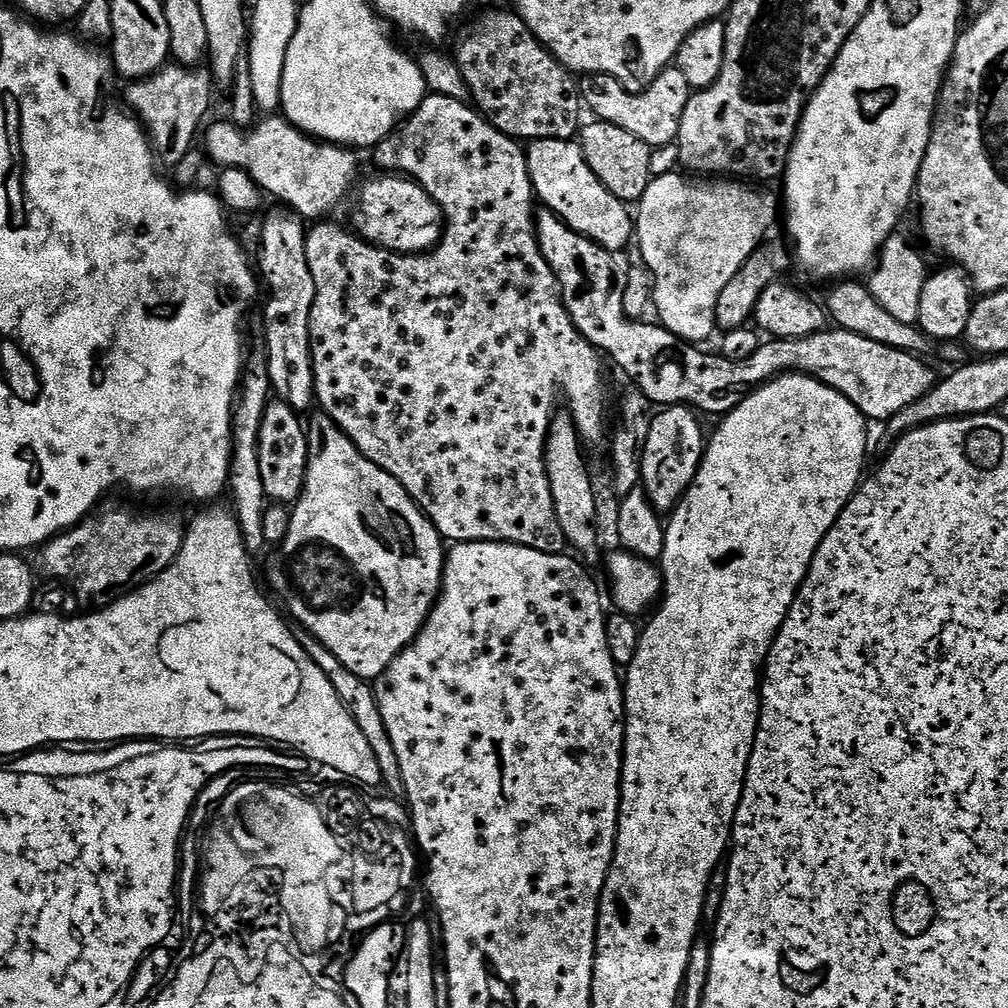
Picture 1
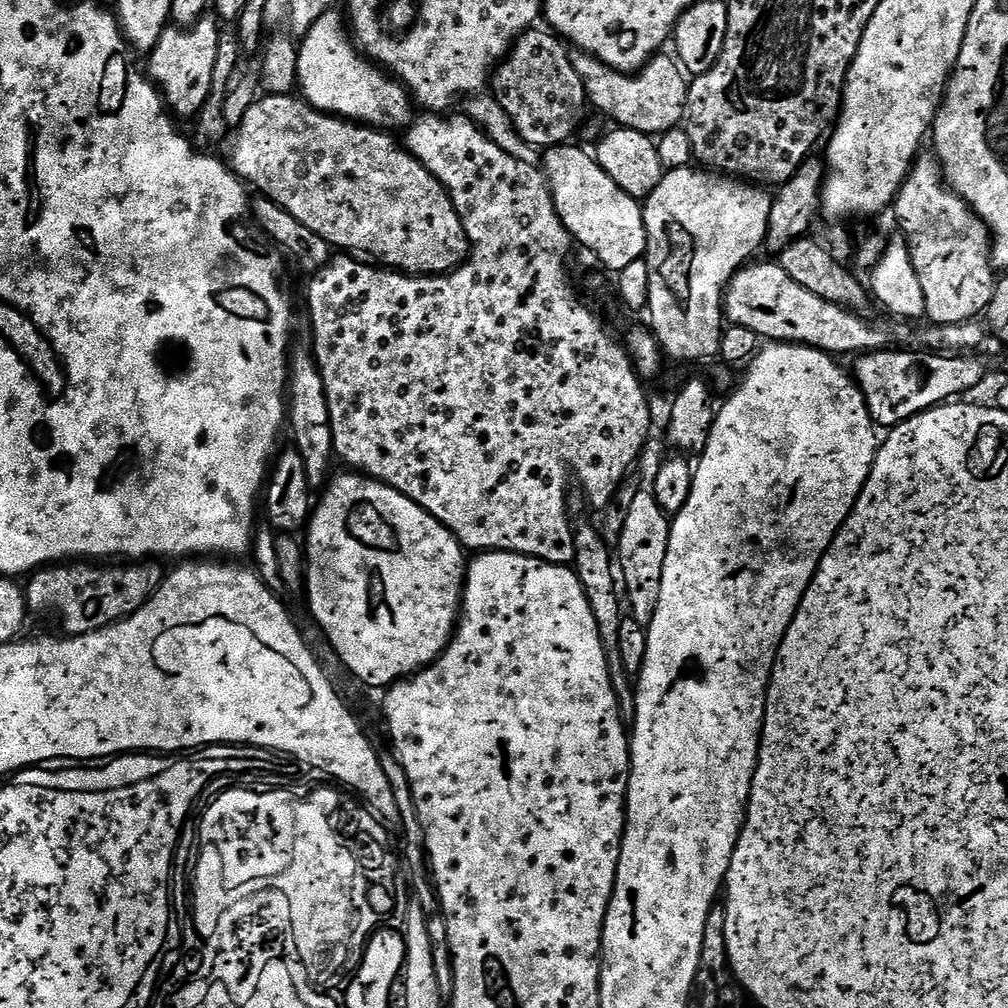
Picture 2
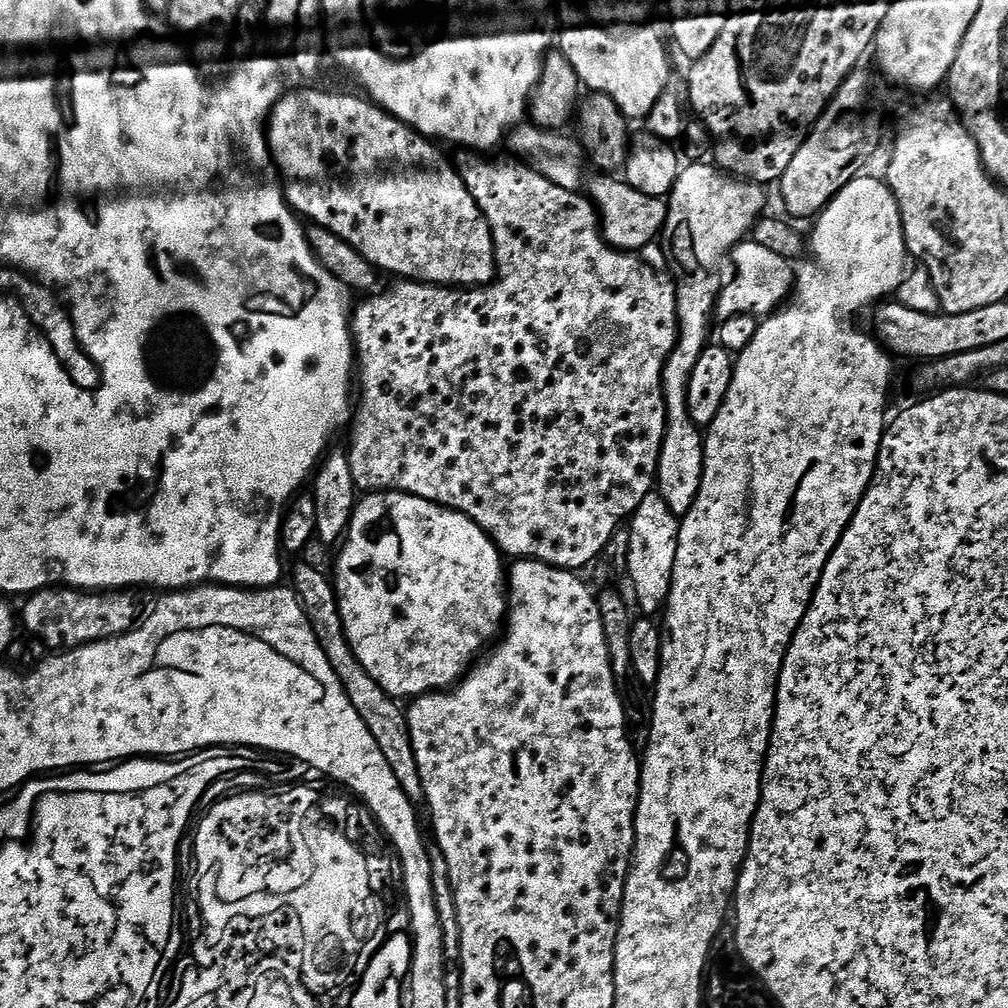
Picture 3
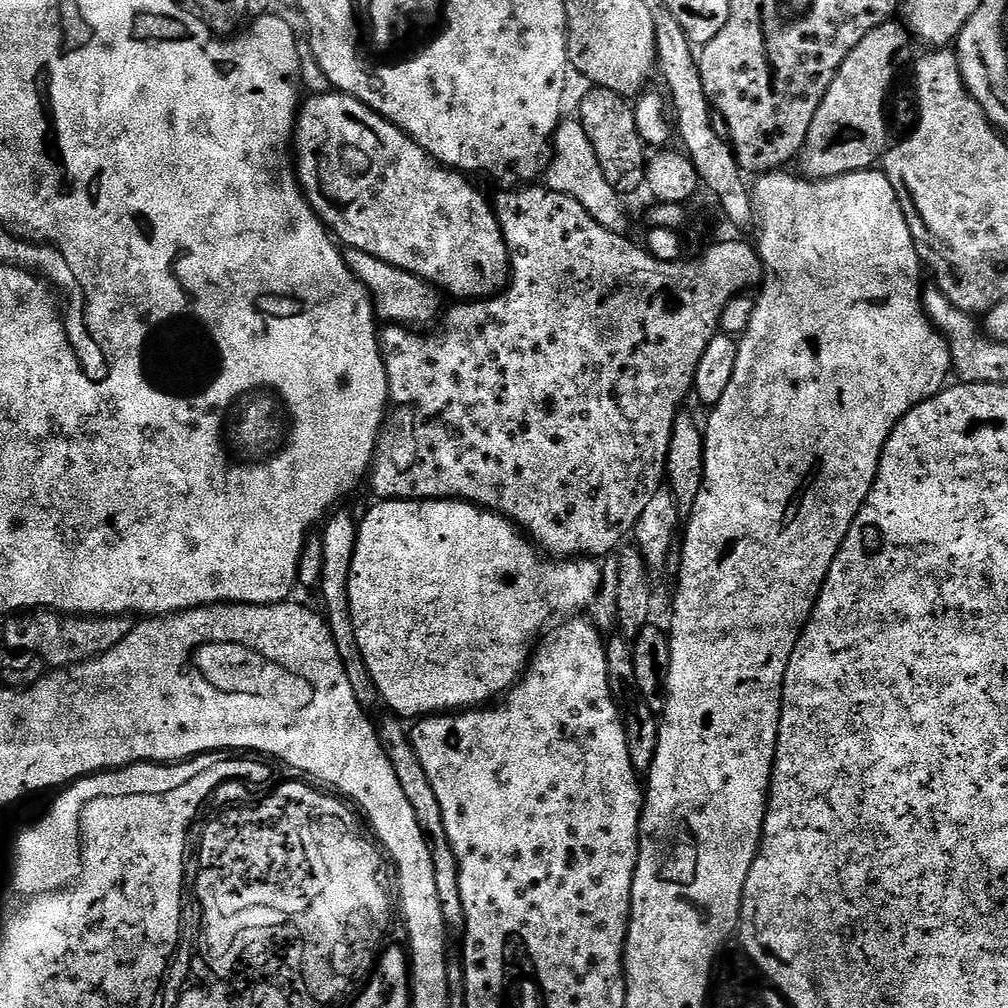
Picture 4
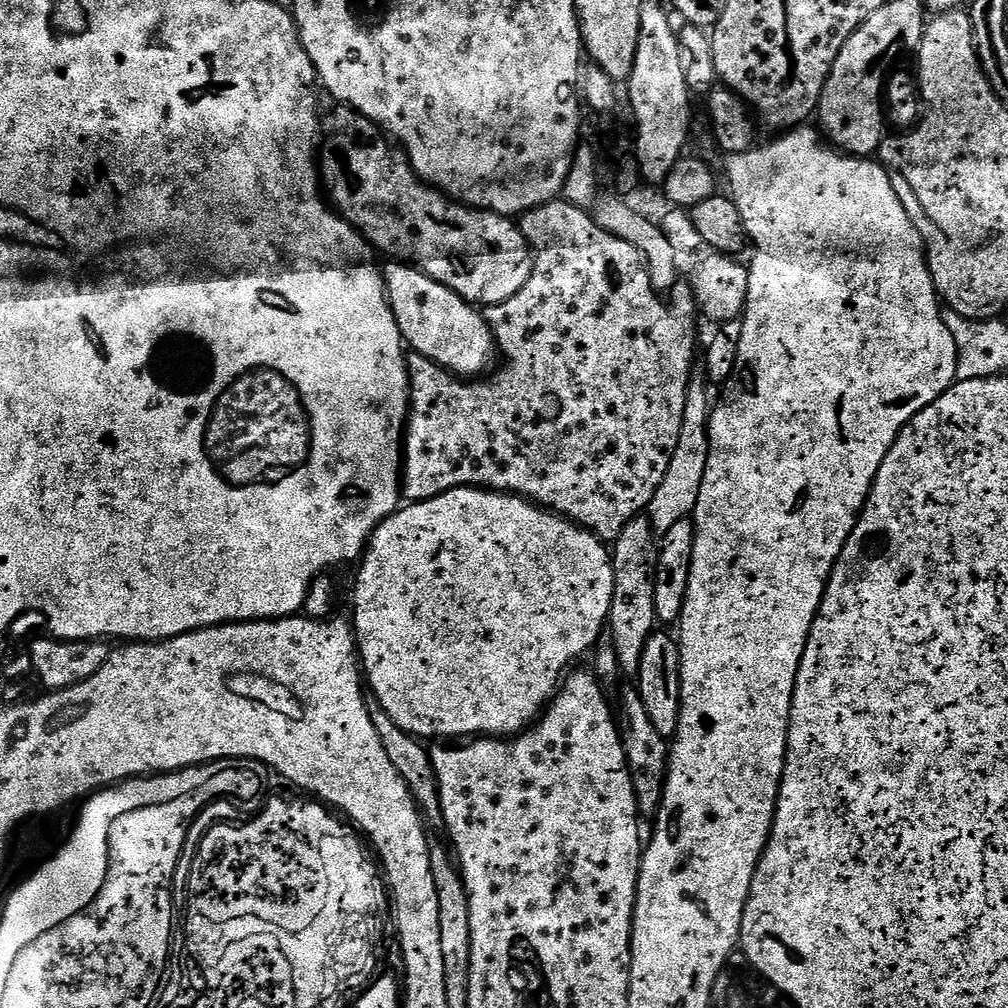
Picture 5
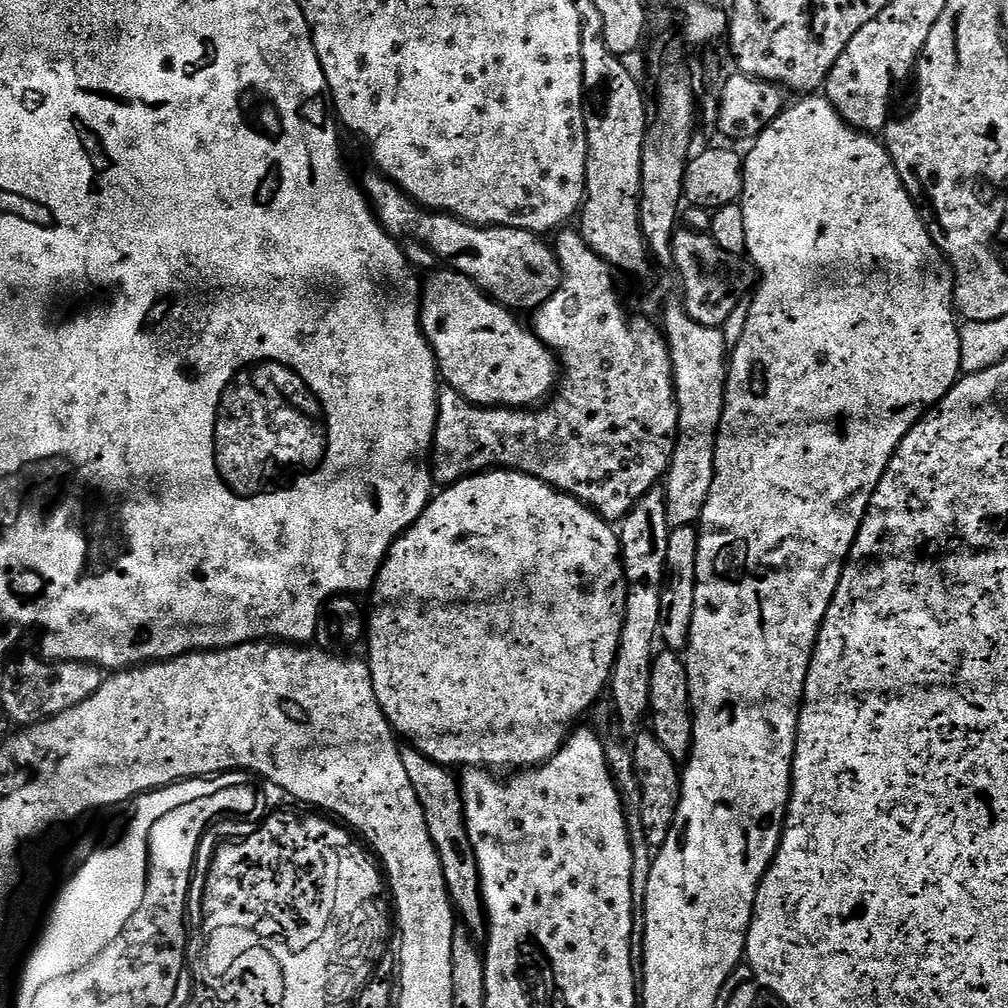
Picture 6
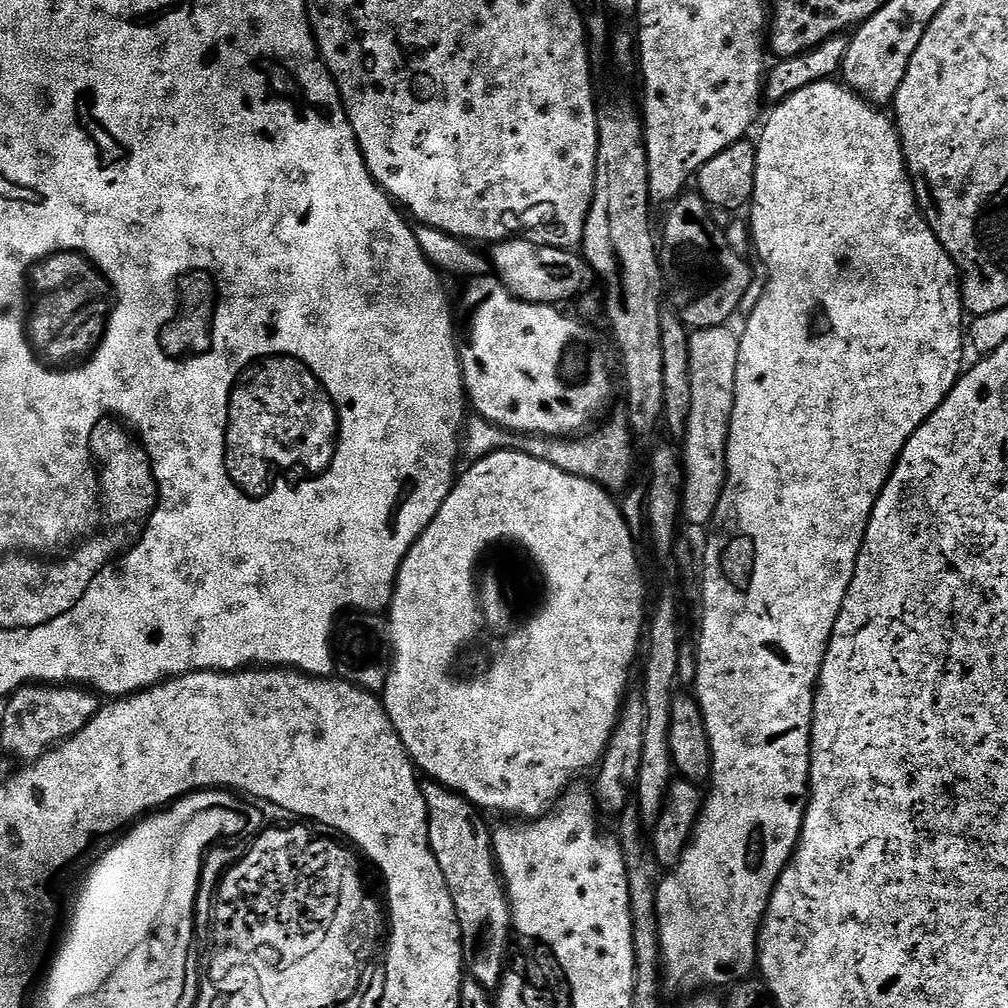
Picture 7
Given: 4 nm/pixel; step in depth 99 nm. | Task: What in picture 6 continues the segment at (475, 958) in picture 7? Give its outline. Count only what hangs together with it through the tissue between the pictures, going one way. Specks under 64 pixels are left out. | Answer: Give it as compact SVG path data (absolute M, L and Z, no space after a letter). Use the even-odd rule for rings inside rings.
M401 747L400 757L402 767L406 769L406 774L410 778L410 786L414 786L414 794L418 794L418 802L426 818L426 830L430 830L430 838L434 842L439 861L442 862L443 877L446 878L448 896L453 909L457 912L461 923L473 935L483 935L487 931L487 916L481 898L476 859L469 842L468 827L465 825L459 781L455 775L449 773L451 771L445 765L434 762L417 748Z

